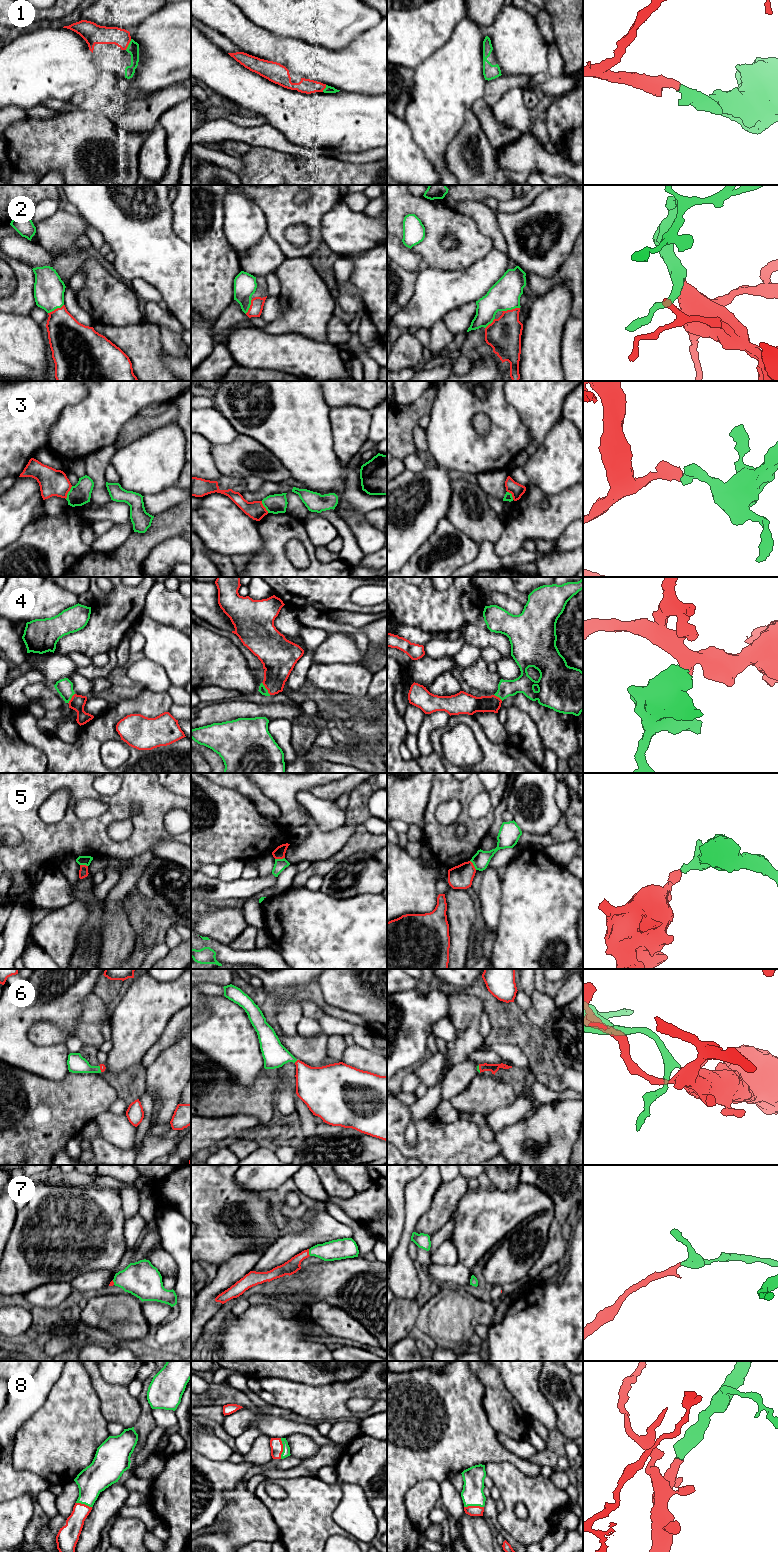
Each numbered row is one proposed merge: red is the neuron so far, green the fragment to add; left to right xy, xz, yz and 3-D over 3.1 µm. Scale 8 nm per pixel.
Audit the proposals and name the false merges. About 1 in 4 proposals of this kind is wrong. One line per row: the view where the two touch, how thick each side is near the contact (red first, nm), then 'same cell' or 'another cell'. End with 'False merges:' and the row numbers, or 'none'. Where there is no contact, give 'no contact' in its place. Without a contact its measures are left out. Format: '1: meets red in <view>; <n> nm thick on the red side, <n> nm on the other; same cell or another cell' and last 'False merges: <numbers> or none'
1: meets red in xy; 140 nm thick on the red side, 100 nm on the other; same cell
2: meets red in yz; 280 nm thick on the red side, 240 nm on the other; same cell
3: meets red in xy; 220 nm thick on the red side, 170 nm on the other; another cell
4: meets red in xz; 260 nm thick on the red side, 60 nm on the other; same cell
5: meets red in xz; 100 nm thick on the red side, 100 nm on the other; another cell
6: meets red in xz; 300 nm thick on the red side, 200 nm on the other; same cell
7: meets red in xz; 120 nm thick on the red side, 160 nm on the other; same cell
8: meets red in xz; 100 nm thick on the red side, 60 nm on the other; same cell
False merges: 3, 5

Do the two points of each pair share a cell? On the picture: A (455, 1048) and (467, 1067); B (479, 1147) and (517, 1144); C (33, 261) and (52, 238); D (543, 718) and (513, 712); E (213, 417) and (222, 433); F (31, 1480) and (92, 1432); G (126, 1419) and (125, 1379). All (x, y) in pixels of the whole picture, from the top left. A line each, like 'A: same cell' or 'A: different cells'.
A: different cells
B: different cells
C: different cells
D: different cells
E: same cell
F: different cells
G: different cells

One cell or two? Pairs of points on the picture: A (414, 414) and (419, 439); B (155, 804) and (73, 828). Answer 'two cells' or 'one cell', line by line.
A: two cells
B: one cell

